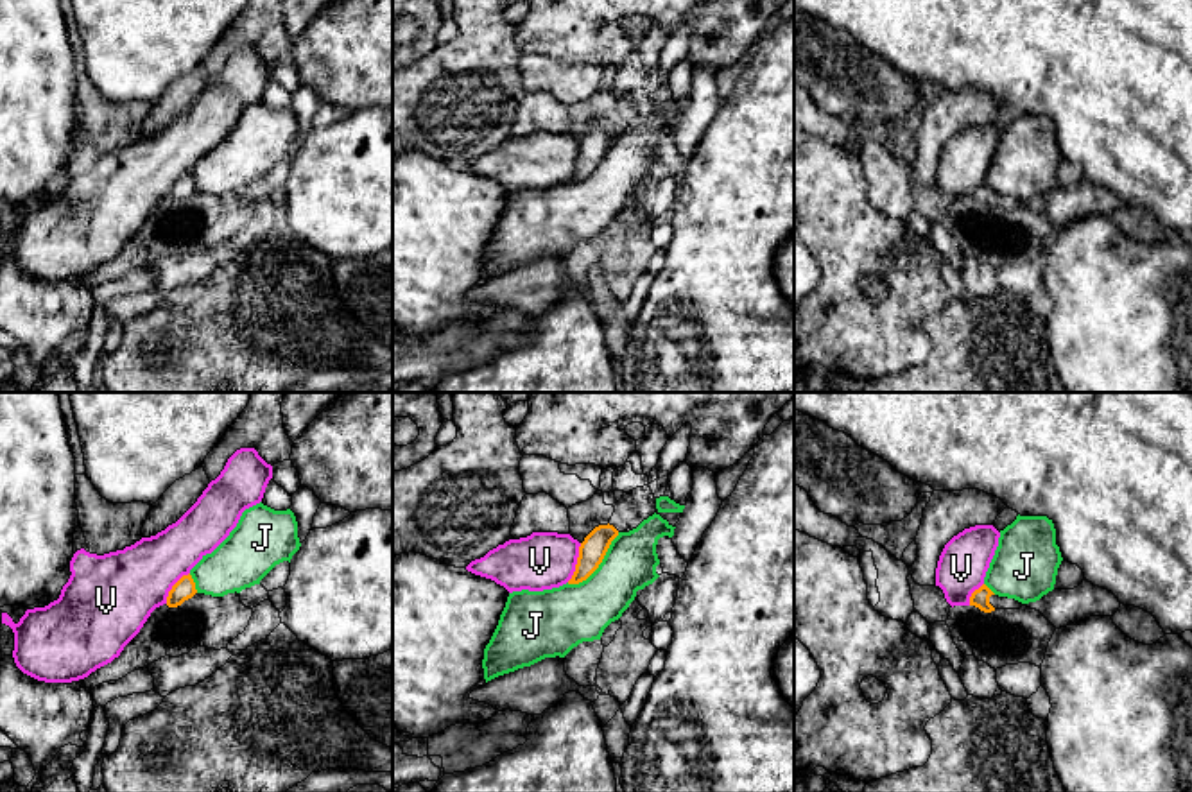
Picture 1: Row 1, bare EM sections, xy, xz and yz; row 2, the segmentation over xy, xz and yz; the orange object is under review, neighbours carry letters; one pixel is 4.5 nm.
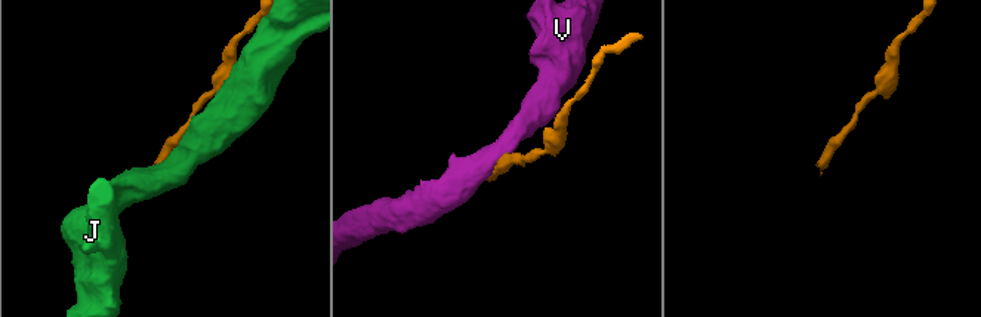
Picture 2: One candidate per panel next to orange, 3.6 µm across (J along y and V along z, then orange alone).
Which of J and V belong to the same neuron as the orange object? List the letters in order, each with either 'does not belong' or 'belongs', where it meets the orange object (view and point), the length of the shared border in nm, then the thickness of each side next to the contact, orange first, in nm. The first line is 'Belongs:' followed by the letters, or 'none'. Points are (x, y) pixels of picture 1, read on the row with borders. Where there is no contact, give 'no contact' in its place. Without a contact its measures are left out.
Belongs: none
J: does not belong; meets orange in xz at (599, 563); contact 340 nm long; 120 nm thick on the orange side, 260 nm on the other
V: does not belong; meets orange in xz at (578, 563); contact 190 nm long; 120 nm thick on the orange side, 260 nm on the other

